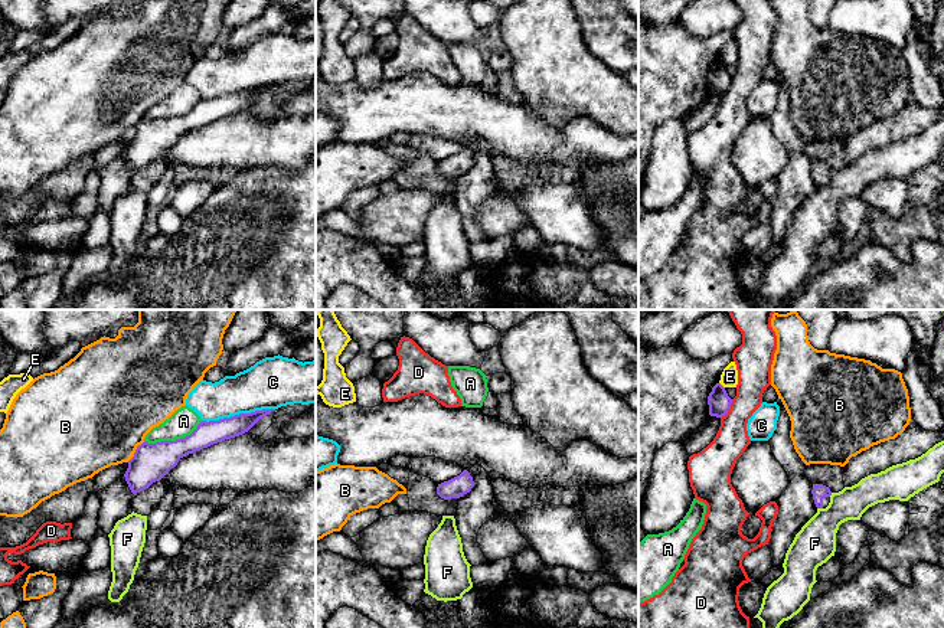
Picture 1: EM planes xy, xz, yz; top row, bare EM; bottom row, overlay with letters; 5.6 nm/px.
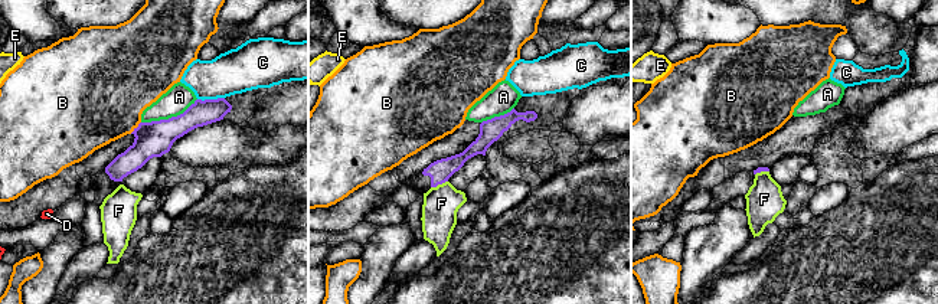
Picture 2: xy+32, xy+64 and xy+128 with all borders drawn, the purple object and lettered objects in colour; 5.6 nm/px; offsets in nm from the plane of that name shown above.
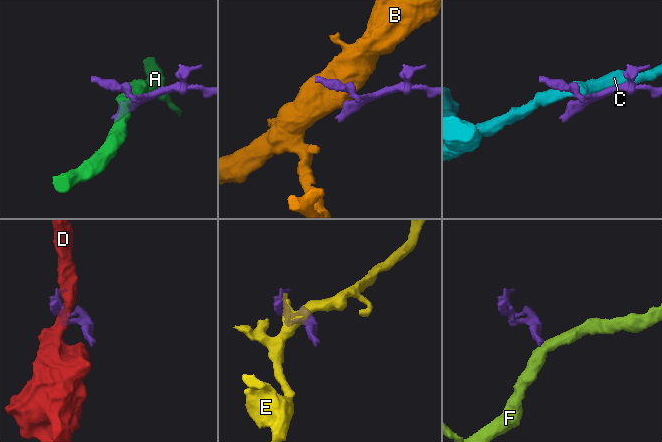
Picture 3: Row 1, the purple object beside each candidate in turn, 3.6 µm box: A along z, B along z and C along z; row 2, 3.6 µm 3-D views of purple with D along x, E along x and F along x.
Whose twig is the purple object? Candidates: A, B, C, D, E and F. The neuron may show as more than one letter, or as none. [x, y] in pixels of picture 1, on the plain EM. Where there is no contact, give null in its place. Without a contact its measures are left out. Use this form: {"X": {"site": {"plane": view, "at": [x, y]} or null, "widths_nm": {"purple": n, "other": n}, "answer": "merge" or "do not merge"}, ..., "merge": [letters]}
{"A": {"site": {"plane": "xy", "at": [173, 118]}, "widths_nm": {"purple": 200, "other": 150}, "answer": "do not merge"}, "B": {"site": {"plane": "xy", "at": [136, 128]}, "widths_nm": {"purple": 200, "other": 480}, "answer": "do not merge"}, "C": {"site": {"plane": "xy", "at": [239, 91]}, "widths_nm": {"purple": 140, "other": 280}, "answer": "do not merge"}, "D": {"site": {"plane": "yz", "at": [729, 85]}, "widths_nm": {"purple": 120, "other": 190}, "answer": "do not merge"}, "E": {"site": {"plane": "yz", "at": [721, 62]}, "widths_nm": {"purple": 120, "other": 100}, "answer": "do not merge"}, "F": {"site": {"plane": "yz", "at": [820, 185]}, "widths_nm": {"purple": 90, "other": 220}, "answer": "do not merge"}, "merge": []}

